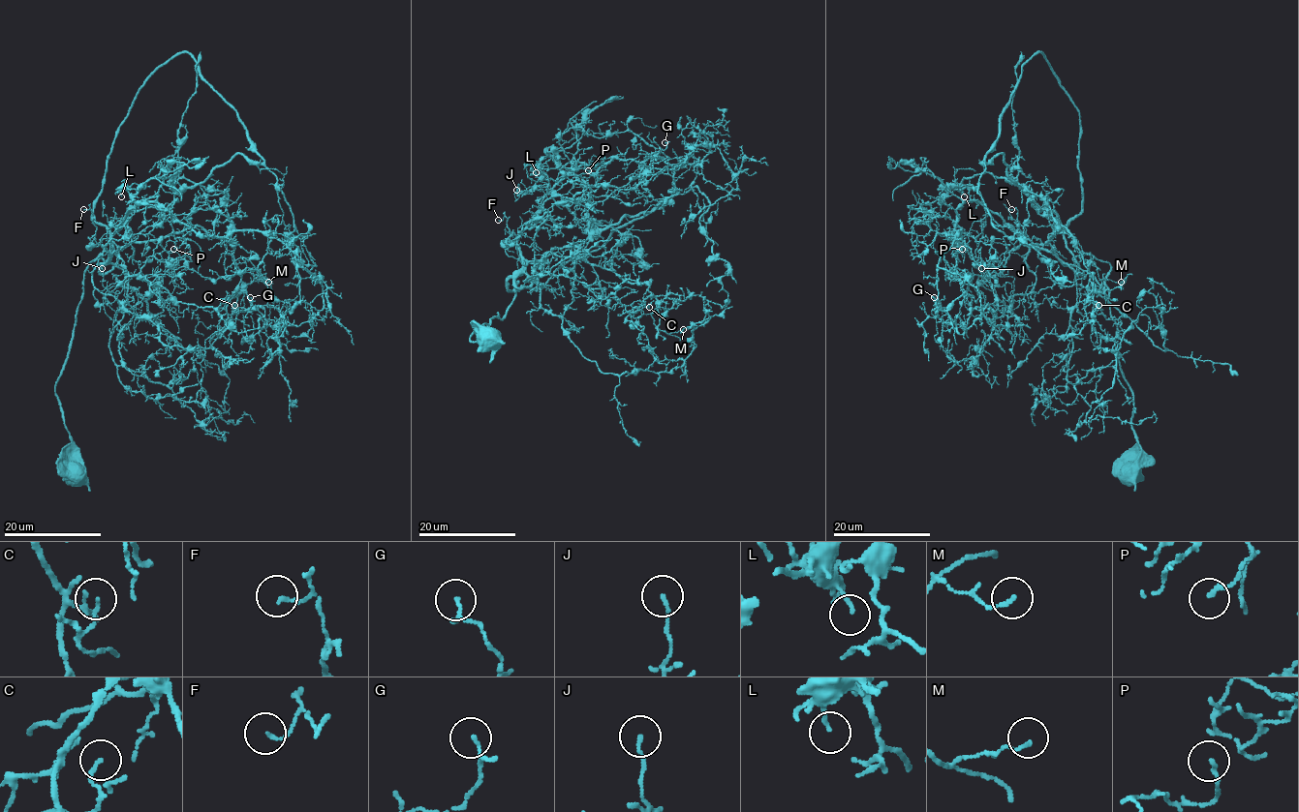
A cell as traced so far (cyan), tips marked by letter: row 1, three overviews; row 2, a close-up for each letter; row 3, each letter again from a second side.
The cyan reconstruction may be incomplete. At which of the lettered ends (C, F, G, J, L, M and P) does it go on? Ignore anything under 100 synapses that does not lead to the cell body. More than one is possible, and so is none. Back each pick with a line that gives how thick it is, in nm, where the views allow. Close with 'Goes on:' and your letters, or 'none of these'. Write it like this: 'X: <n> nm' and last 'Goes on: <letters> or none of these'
Goes on: none of these

